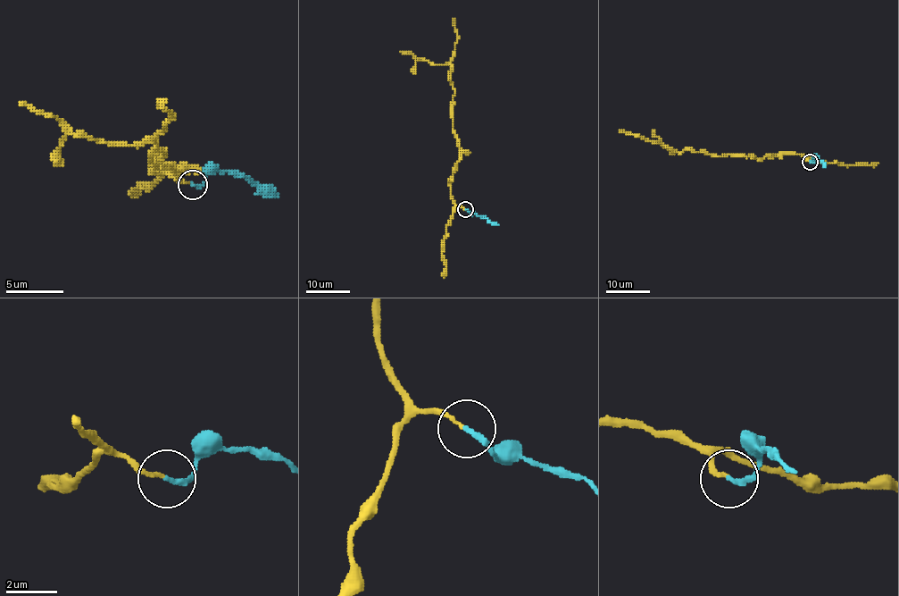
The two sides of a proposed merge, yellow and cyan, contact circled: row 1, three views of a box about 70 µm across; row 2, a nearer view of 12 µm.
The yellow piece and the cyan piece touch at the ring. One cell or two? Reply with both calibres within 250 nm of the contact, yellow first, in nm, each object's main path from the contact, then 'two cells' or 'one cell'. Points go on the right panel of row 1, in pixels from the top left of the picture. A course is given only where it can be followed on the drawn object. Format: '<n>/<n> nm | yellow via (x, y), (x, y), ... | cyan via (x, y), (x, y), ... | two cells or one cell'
130/200 nm | yellow via (810, 161), (792, 152), (769, 155), (759, 159), (707, 155), (685, 149), (677, 152), (661, 144), (652, 131) | cyan via (810, 162), (816, 156), (826, 166) | one cell

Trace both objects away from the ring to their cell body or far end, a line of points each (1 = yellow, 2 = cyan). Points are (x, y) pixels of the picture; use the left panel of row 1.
1: (192, 182), (152, 159), (180, 177), (154, 165), (163, 154), (149, 159), (152, 142), (108, 145), (20, 104)
2: (192, 185), (200, 185), (206, 177), (232, 171), (278, 197)

